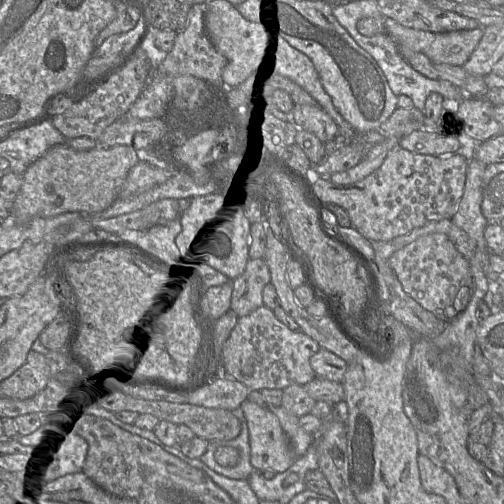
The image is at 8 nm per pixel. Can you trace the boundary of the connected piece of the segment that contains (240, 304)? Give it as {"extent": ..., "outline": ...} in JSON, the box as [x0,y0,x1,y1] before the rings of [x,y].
{"extent":[230,259,270,319],"outline":[[[249,259],[244,272],[232,281],[230,311],[239,319],[263,306],[263,288],[270,281],[270,270],[264,259]]]}

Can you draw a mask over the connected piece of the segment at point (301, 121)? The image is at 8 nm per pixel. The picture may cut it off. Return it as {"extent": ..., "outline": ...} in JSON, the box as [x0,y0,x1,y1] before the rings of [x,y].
{"extent":[294,105,338,143],"outline":[[[296,105],[294,123],[316,135],[323,143],[332,140],[338,133],[338,126],[331,116],[319,105]]]}

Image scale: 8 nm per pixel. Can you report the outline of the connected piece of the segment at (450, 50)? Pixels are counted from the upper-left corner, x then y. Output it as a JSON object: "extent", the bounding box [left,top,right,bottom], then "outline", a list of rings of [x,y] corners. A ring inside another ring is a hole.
{"extent":[384,18,483,66],"outline":[[[385,18],[384,29],[396,43],[404,59],[417,52],[423,53],[435,63],[456,66],[463,66],[466,63],[483,36],[483,28],[480,26],[472,30],[428,32],[403,26],[391,18]]]}

